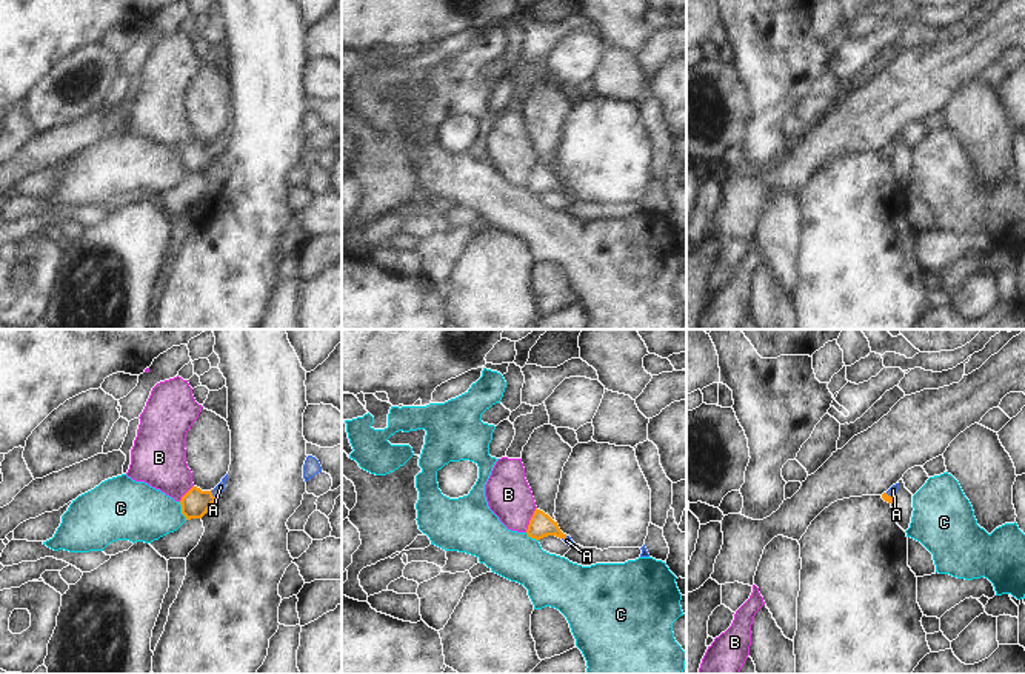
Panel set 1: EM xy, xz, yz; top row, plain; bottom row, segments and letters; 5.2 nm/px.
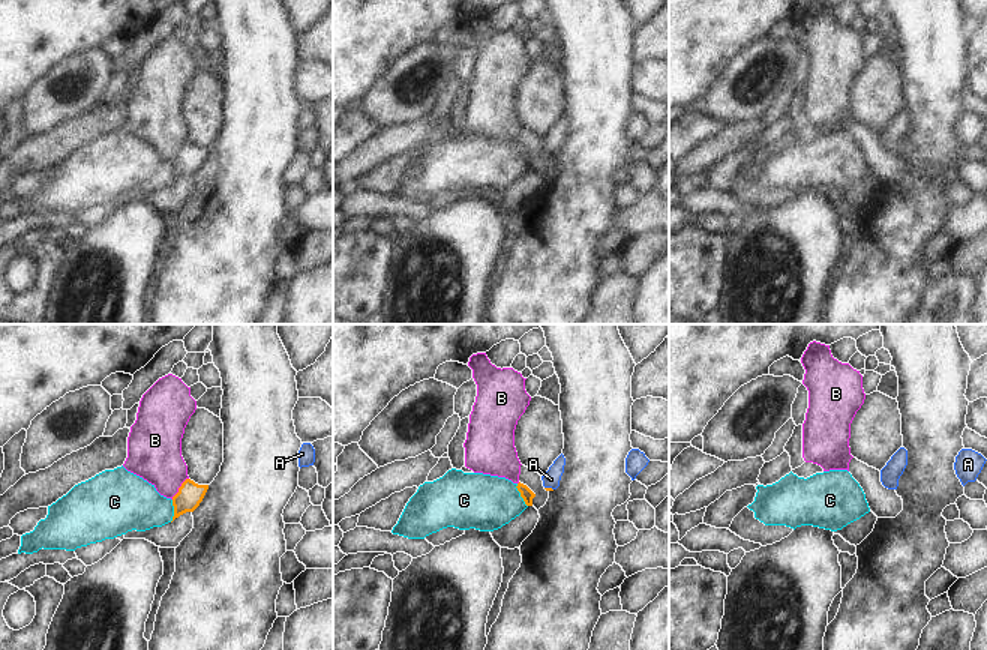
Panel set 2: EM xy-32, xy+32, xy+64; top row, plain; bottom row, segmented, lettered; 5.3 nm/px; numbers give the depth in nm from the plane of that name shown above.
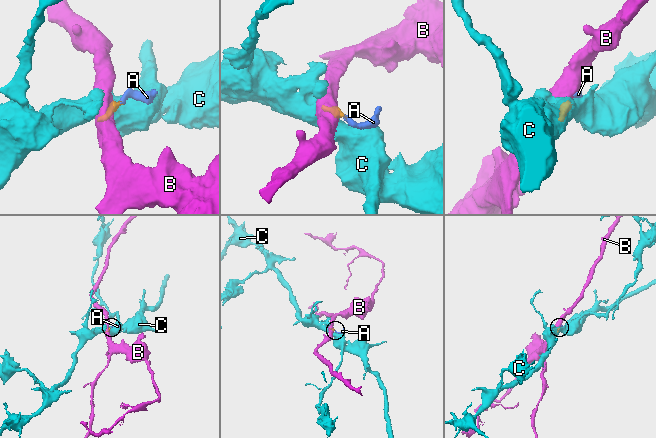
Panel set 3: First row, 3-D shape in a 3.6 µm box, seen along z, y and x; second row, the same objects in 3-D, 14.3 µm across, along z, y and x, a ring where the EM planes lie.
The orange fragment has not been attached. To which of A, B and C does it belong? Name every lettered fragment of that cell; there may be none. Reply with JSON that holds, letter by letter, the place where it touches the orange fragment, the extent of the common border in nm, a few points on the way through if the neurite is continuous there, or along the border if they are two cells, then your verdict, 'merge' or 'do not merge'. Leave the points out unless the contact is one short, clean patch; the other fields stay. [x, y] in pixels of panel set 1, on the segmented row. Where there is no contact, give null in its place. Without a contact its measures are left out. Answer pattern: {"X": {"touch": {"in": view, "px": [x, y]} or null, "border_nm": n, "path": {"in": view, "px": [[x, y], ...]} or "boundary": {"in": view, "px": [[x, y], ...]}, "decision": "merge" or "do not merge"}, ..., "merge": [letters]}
{"A": {"touch": {"in": "xy", "px": [211, 494]}, "border_nm": 50, "path": {"in": "xy", "px": [[194, 503], [211, 494], [220, 487]]}, "decision": "merge"}, "B": {"touch": {"in": "xz", "px": [531, 519]}, "border_nm": 150, "boundary": {"in": "xz", "px": [[536, 507], [525, 531]]}, "decision": "do not merge"}, "C": {"touch": {"in": "xy", "px": [182, 511]}, "border_nm": 100, "boundary": {"in": "xy", "px": [[179, 502], [180, 513], [186, 519]]}, "decision": "do not merge"}, "merge": ["A"]}

